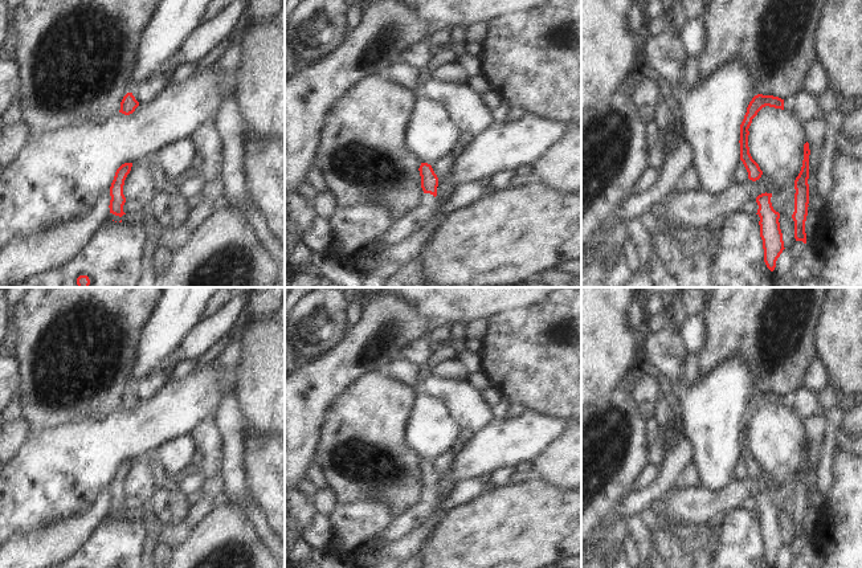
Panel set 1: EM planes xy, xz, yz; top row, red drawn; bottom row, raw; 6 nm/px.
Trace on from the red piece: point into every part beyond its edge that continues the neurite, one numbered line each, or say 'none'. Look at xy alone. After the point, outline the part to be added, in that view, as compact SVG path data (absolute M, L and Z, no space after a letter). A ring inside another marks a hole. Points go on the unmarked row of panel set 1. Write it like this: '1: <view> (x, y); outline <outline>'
none

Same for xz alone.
none

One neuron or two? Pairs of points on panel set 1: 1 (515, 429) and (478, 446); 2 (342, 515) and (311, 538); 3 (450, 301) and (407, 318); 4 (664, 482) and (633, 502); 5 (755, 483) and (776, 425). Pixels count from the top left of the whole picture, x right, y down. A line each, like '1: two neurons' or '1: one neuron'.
1: one neuron
2: two neurons
3: two neurons
4: one neuron
5: two neurons

